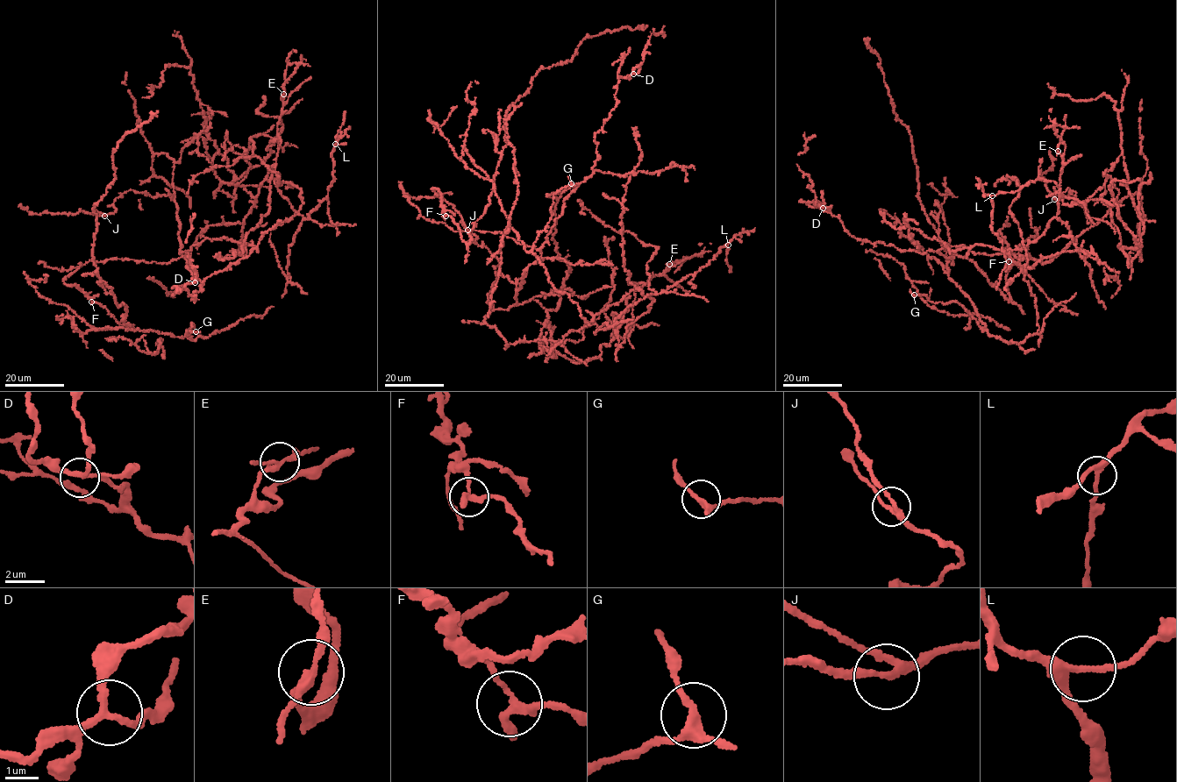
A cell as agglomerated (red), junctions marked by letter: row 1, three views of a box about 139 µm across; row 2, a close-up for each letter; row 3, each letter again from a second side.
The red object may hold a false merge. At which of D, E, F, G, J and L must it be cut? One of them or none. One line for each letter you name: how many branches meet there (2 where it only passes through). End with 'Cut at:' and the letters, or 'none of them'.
E: branches 3
Cut at: E

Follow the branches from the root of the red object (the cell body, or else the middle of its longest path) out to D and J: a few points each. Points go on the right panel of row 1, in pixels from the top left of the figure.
D: (1087, 202), (1137, 245), (1123, 183), (1043, 263), (900, 251), (823, 208)
J: (1087, 202), (1109, 208), (1118, 247), (1137, 245), (1141, 221), (1124, 185), (1093, 226), (1075, 192), (1054, 199)

